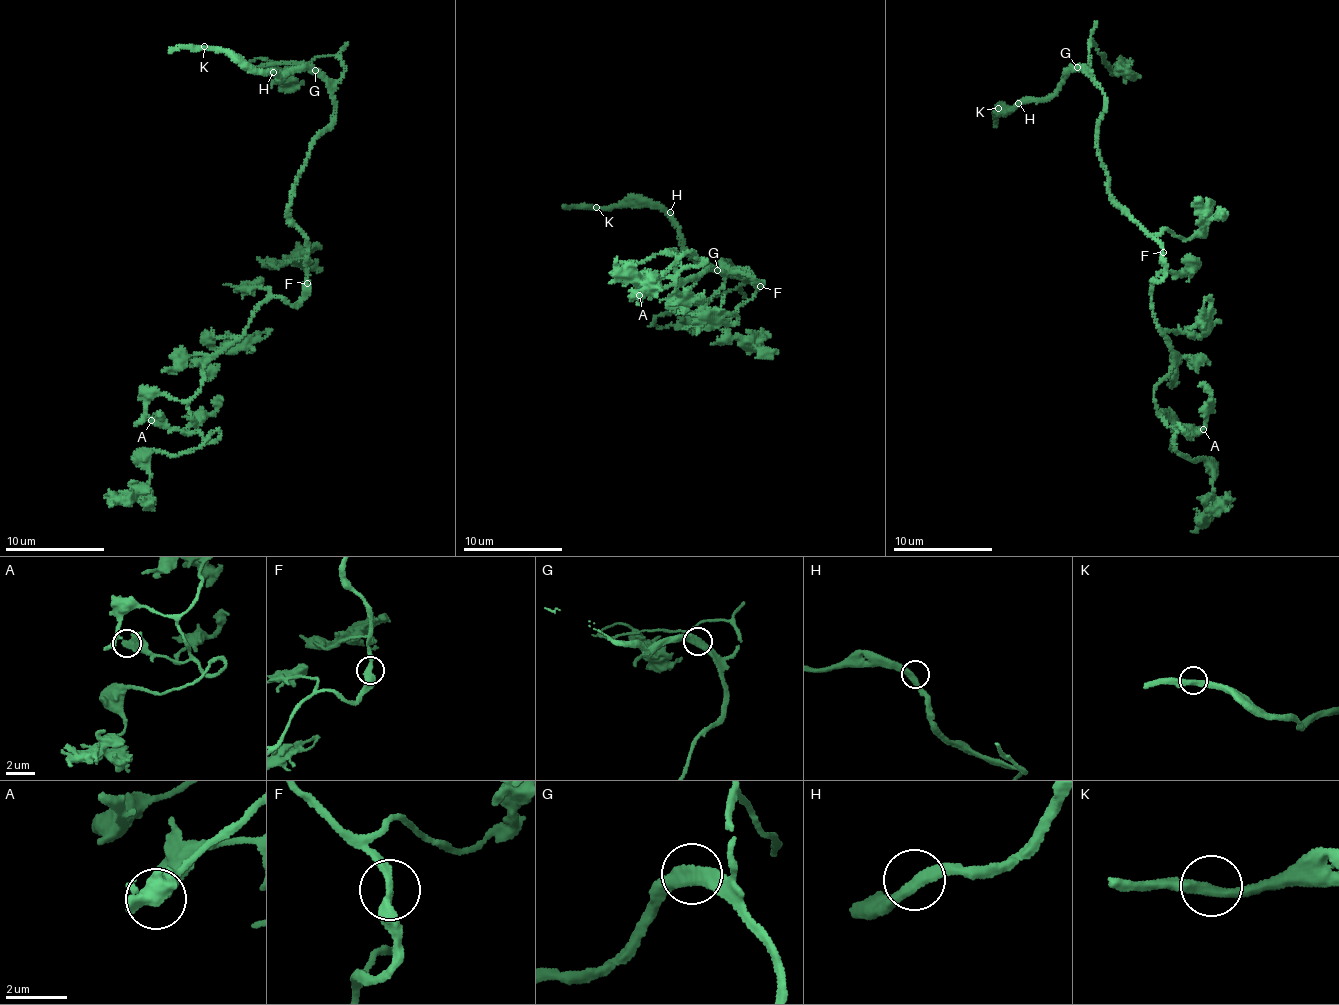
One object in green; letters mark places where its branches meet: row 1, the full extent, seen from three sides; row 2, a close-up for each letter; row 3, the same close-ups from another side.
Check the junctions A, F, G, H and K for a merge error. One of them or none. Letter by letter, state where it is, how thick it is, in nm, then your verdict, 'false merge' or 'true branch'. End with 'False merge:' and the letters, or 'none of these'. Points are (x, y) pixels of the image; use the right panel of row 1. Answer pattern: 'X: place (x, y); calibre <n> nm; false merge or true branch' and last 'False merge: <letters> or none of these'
A: place (1203, 429); calibre 550 nm; true branch
F: place (1163, 252); calibre 340 nm; true branch
G: place (1077, 67); calibre 400 nm; true branch
H: place (1018, 103); calibre 360 nm; true branch
K: place (998, 108); calibre 360 nm; true branch
False merge: none of these

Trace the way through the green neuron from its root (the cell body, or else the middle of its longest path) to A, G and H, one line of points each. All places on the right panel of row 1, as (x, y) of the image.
A: (1163, 255), (1164, 274), (1151, 284), (1151, 308), (1173, 357), (1153, 401), (1170, 427), (1191, 437), (1203, 429)
G: (1163, 255), (1160, 243), (1119, 207), (1110, 192), (1098, 146), (1102, 89), (1091, 75), (1076, 67)
H: (1163, 255), (1160, 243), (1110, 192), (1098, 146), (1104, 97), (1091, 75), (1075, 69), (1052, 95), (1018, 103)

